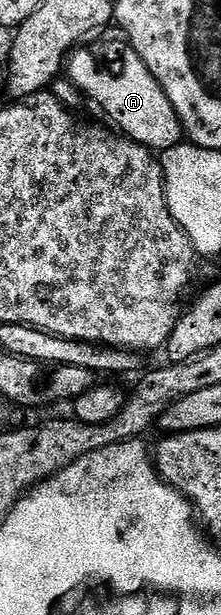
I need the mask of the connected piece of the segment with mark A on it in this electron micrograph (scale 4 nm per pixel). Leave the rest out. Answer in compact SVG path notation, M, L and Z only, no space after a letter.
M104 29L83 45L77 46L66 60L66 75L80 91L85 91L118 126L123 134L153 153L176 147L185 138L170 99L158 85L154 73L146 69L142 57L131 47L119 29Z

